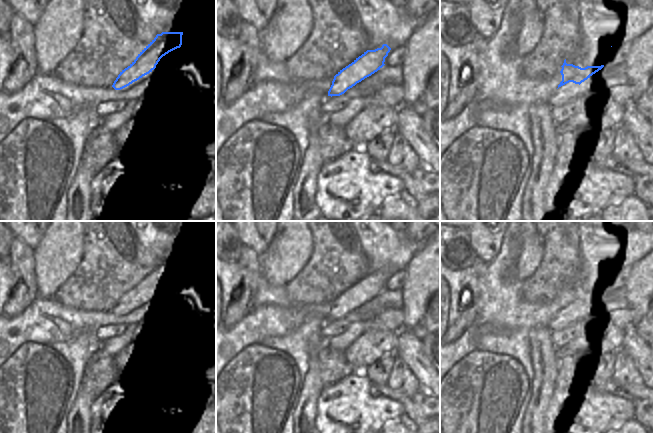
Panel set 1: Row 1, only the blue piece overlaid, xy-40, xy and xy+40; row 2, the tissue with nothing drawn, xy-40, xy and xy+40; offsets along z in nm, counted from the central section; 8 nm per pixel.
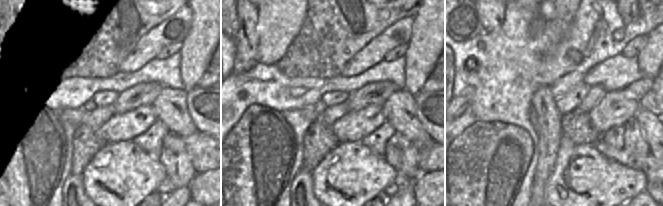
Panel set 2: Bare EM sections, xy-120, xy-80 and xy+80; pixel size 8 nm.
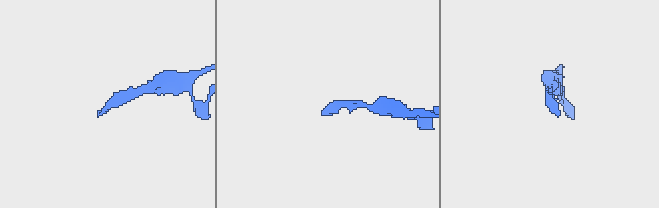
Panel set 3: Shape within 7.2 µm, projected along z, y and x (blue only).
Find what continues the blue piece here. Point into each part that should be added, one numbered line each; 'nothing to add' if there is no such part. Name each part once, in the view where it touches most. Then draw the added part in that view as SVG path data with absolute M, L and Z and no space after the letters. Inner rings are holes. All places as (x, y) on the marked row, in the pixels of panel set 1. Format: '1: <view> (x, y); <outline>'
1: xy+40 (568, 90); M569 82L559 87L546 102L549 106L557 106L563 98L571 98L576 96L576 89L579 84Z

